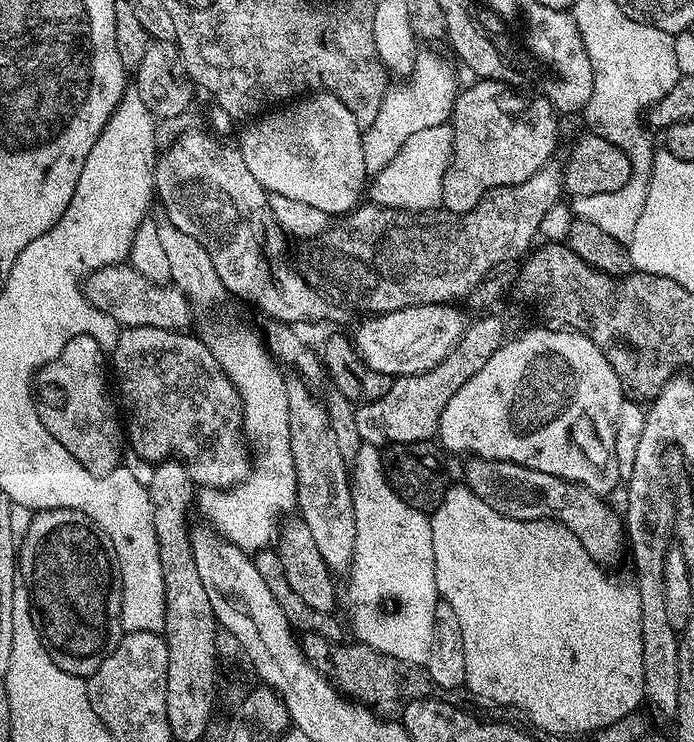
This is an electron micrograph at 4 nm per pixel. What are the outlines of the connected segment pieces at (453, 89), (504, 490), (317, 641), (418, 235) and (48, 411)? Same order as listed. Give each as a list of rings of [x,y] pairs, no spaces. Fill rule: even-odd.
[[[421,51],[413,64],[413,70],[406,77],[405,88],[390,90],[382,98],[382,110],[378,110],[378,118],[372,125],[363,129],[362,162],[366,162],[369,174],[381,172],[394,154],[402,150],[402,142],[410,138],[410,134],[418,134],[418,130],[428,130],[430,126],[449,123],[452,107],[456,101],[458,83],[456,72],[436,52]]]
[[[479,458],[469,461],[464,468],[463,483],[478,494],[486,506],[498,510],[498,514],[515,520],[556,520],[582,542],[586,554],[601,566],[616,564],[623,552],[625,555],[626,528],[621,513],[619,516],[605,497],[586,490],[581,484],[554,478],[554,474],[542,474],[514,462]]]
[[[305,632],[299,637],[300,651],[316,669],[343,695],[369,707],[377,714],[396,714],[409,700],[419,700],[425,695],[426,673],[423,667],[380,653],[359,642],[337,642],[322,638],[322,634]]]
[[[551,160],[542,166],[536,174],[532,174],[526,182],[512,184],[510,187],[491,188],[486,195],[474,206],[474,210],[469,212],[449,212],[443,207],[432,209],[431,212],[408,212],[404,208],[387,208],[381,204],[371,202],[361,203],[359,206],[347,213],[339,222],[333,223],[328,231],[315,237],[312,248],[312,264],[320,271],[320,276],[324,280],[329,280],[350,303],[356,308],[361,308],[364,314],[379,314],[381,312],[397,312],[403,308],[413,308],[419,304],[446,304],[456,302],[456,299],[464,296],[469,297],[471,292],[480,285],[487,276],[493,275],[504,263],[523,257],[530,249],[530,240],[539,235],[542,218],[546,216],[548,210],[561,201],[563,197],[563,165],[556,160]]]
[[[94,336],[70,338],[62,354],[34,376],[36,412],[42,418],[42,426],[46,426],[50,434],[54,434],[58,442],[62,442],[62,446],[66,446],[66,450],[70,450],[70,454],[74,454],[74,458],[95,476],[105,476],[110,470],[121,467],[120,455],[126,452],[122,420],[113,393],[112,396],[108,393],[110,372],[106,367],[106,352],[104,354],[100,349],[100,344]]]

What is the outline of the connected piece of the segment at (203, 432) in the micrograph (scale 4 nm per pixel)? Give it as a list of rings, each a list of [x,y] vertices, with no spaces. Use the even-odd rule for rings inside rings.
[[[123,327],[117,333],[110,366],[115,387],[116,384],[120,387],[118,400],[126,417],[126,444],[148,466],[169,458],[179,460],[186,466],[193,485],[200,488],[234,488],[248,477],[254,467],[253,457],[246,451],[242,398],[214,358],[211,347],[188,334],[182,330],[162,330],[161,327]]]

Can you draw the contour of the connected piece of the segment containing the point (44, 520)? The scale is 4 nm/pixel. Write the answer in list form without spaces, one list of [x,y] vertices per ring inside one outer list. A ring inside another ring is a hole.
[[[45,508],[37,511],[33,516],[36,517],[29,522],[28,529],[24,532],[24,540],[22,536],[18,544],[18,574],[28,587],[28,597],[32,603],[32,617],[38,626],[38,634],[42,638],[50,658],[54,658],[55,664],[62,666],[62,670],[66,670],[66,674],[74,674],[85,678],[90,677],[94,674],[94,670],[98,670],[98,666],[102,666],[104,659],[115,650],[121,636],[125,633],[123,626],[120,625],[122,594],[120,593],[120,572],[116,569],[116,551],[105,532],[93,520],[86,518],[86,514],[82,514],[78,510]]]

